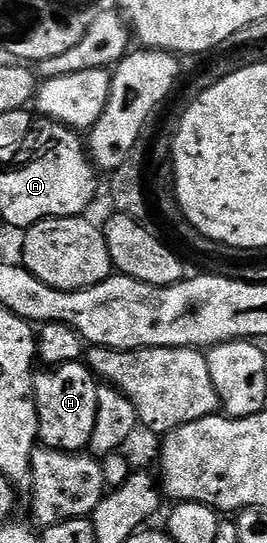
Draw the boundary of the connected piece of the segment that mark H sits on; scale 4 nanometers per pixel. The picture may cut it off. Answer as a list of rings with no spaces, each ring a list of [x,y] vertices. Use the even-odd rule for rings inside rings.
[[[83,362],[53,366],[34,383],[36,412],[40,418],[39,442],[59,451],[83,452],[91,444],[94,421],[98,417],[98,379]]]

